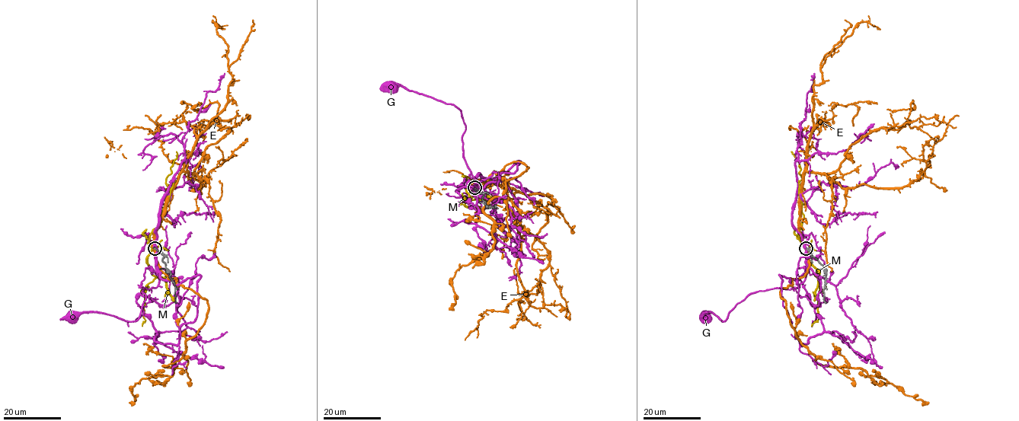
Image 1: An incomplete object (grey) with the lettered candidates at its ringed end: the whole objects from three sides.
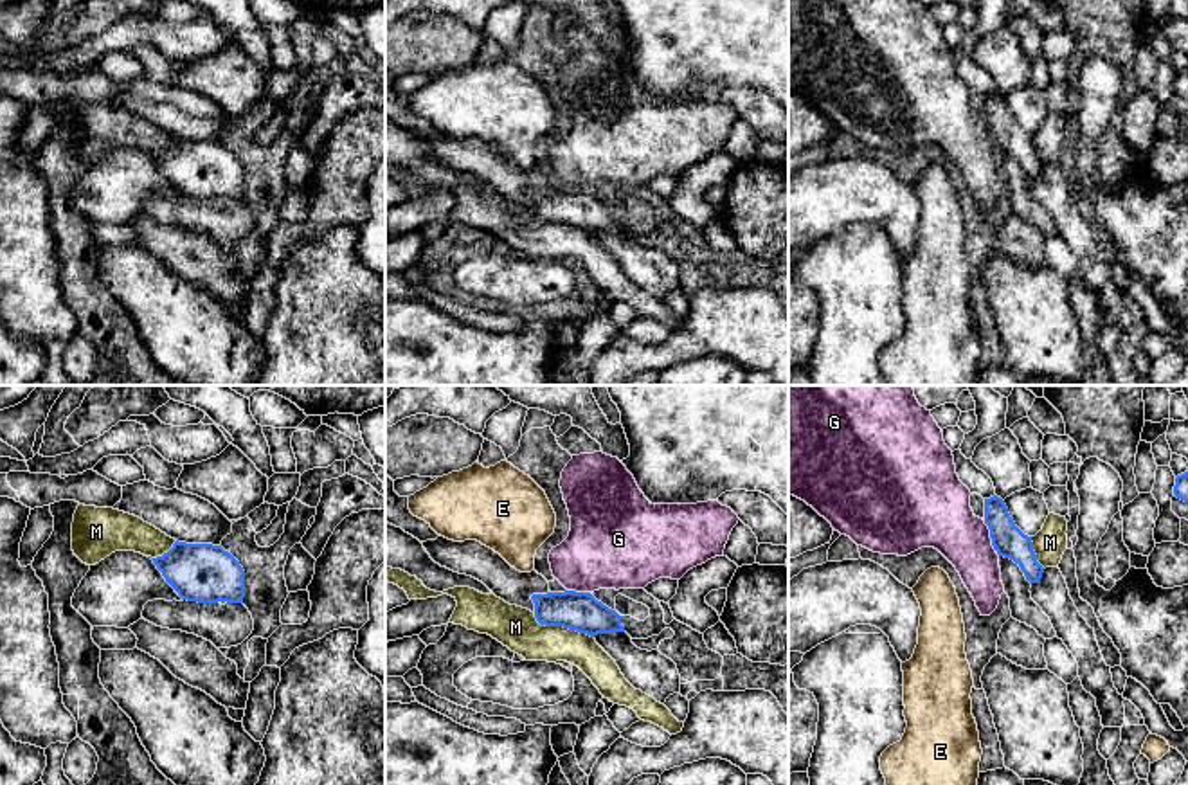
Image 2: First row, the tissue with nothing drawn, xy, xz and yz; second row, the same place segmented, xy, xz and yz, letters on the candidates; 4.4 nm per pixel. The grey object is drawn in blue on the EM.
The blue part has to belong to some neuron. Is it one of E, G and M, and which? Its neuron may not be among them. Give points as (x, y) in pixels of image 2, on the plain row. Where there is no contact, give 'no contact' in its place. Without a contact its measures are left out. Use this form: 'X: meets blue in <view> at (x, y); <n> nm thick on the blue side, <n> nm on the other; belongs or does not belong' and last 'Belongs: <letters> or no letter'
E: no contact; belongs
G: meets blue in yz at (990, 132); 150 nm thick on the blue side, 300 nm on the other; does not belong
M: meets blue in xz at (562, 222); 180 nm thick on the blue side, 190 nm on the other; does not belong
Belongs: E

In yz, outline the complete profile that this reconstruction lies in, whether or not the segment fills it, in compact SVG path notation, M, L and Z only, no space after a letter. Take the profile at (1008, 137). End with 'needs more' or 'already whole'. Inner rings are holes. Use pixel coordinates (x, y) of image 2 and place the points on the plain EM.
M1001 94L985 95L985 121L997 151L1013 157L1030 180L1040 178L1044 164L1037 158L1031 133L1015 122Z; already whole

